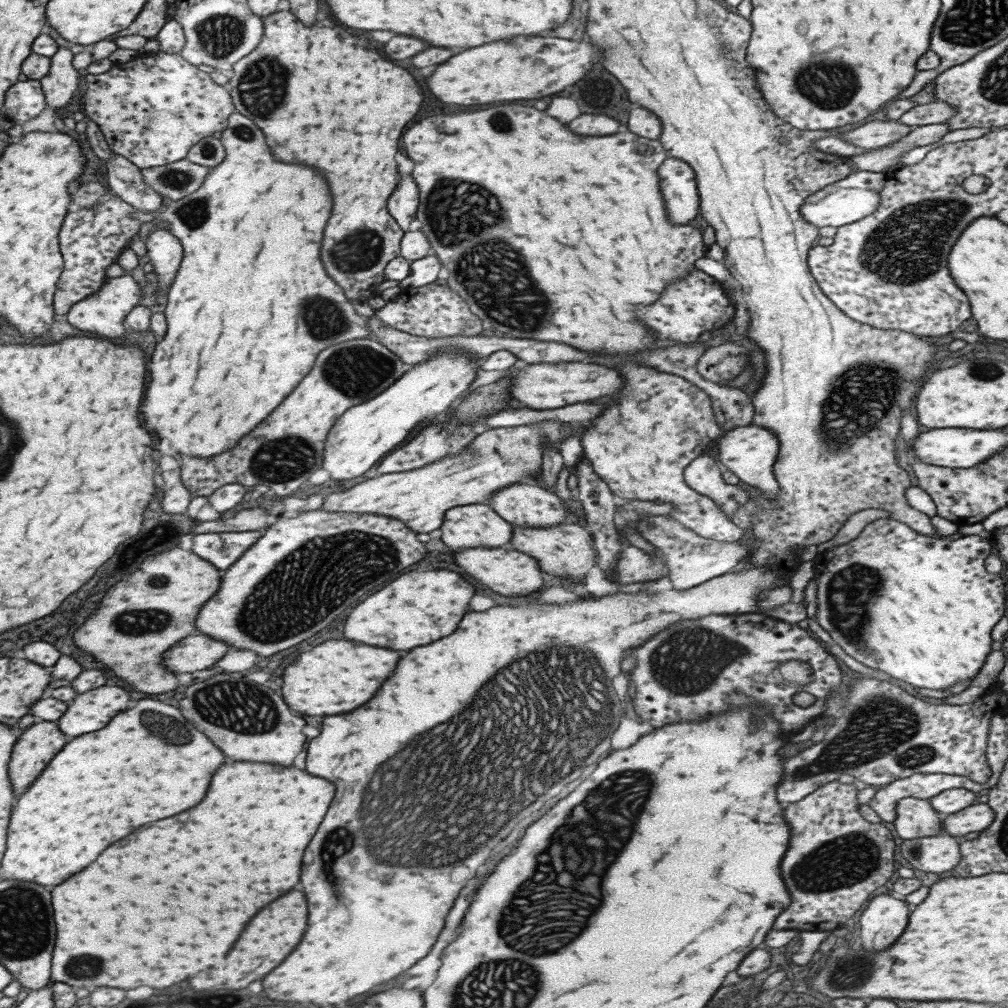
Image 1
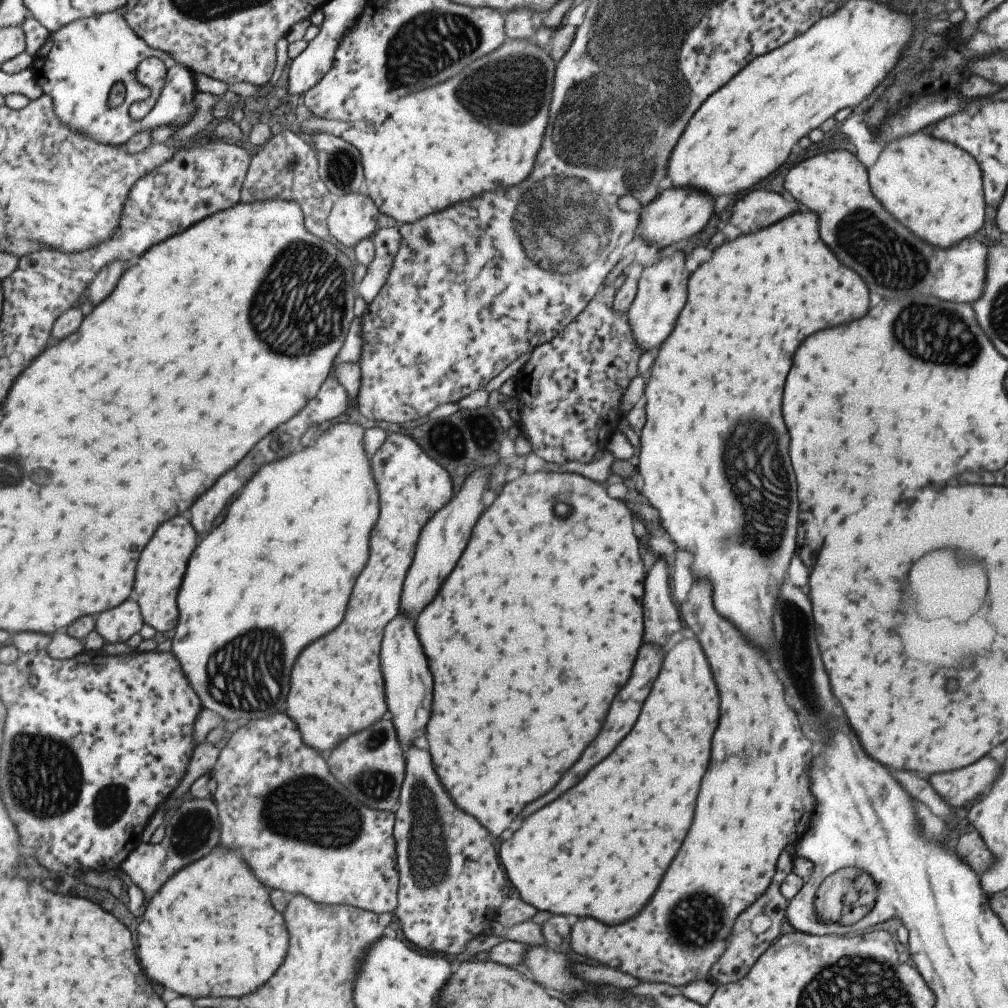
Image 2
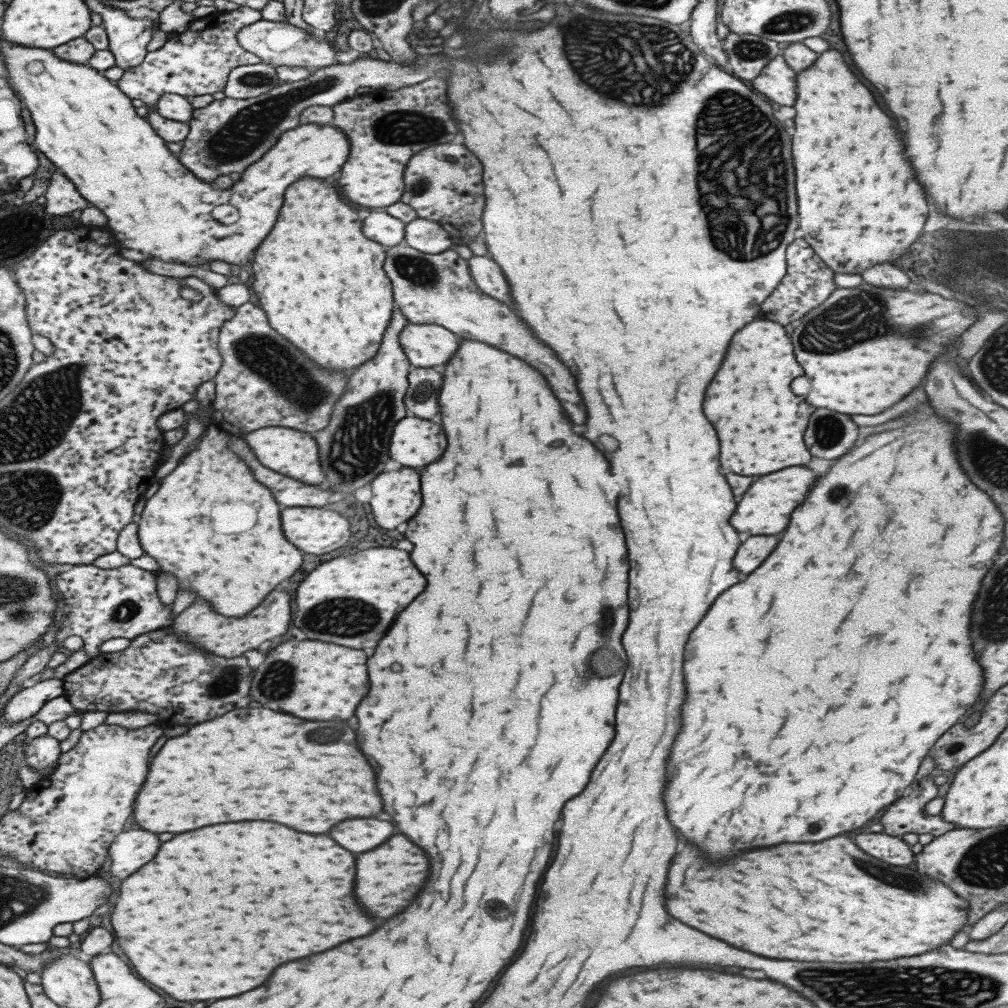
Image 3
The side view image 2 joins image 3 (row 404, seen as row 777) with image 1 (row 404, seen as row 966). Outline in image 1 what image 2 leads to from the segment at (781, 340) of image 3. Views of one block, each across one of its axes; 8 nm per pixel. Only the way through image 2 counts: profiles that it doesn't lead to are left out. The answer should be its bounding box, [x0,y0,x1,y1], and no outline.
[580,362,744,543]

